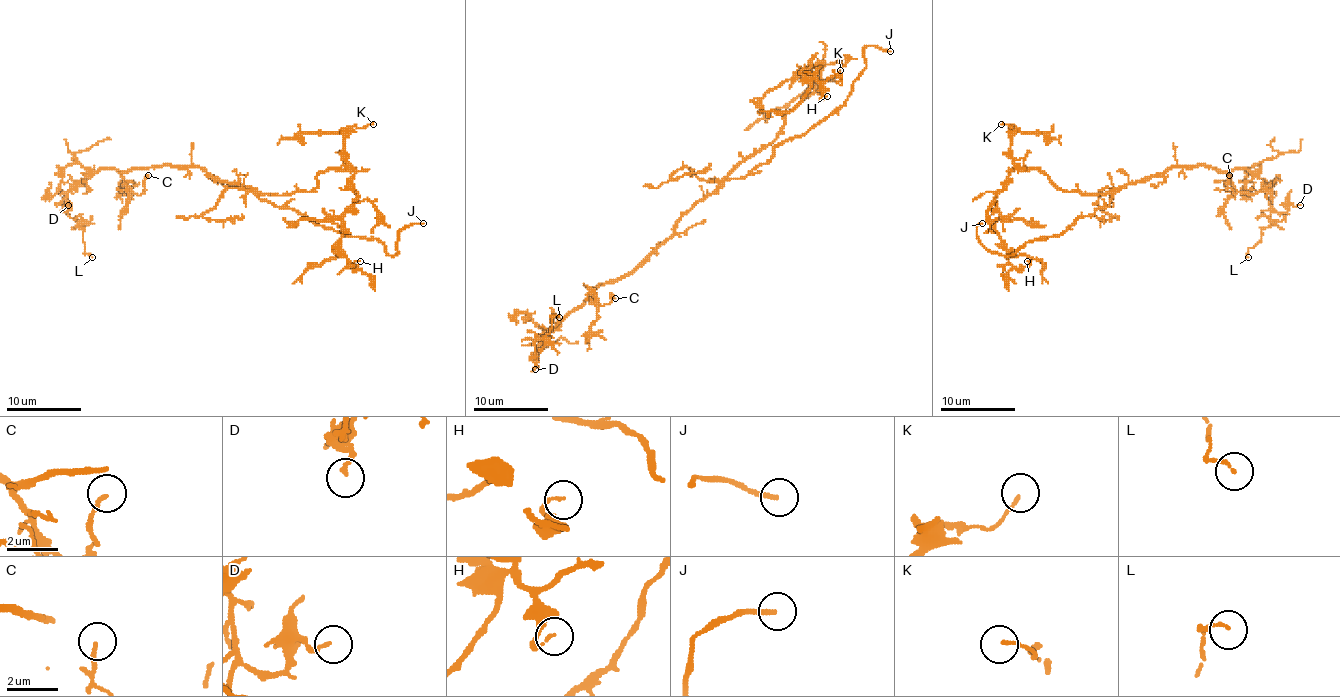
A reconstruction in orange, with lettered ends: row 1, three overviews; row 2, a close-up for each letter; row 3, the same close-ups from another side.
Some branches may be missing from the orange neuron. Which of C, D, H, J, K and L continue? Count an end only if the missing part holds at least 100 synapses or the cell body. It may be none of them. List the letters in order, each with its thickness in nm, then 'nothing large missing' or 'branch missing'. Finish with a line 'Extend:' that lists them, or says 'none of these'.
C: calibre 160 nm; nothing large missing
D: calibre 140 nm; nothing large missing
H: calibre 110 nm; nothing large missing
J: calibre 180 nm; branch missing
K: calibre 110 nm; nothing large missing
L: calibre 110 nm; nothing large missing
Extend: J

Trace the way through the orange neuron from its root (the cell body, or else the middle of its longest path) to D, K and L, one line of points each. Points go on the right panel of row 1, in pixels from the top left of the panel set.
D: (1117, 188), (1158, 177), (1169, 167), (1248, 169), (1265, 182), (1278, 212), (1285, 212), (1289, 205), (1300, 205)
K: (1117, 188), (1091, 195), (1059, 190), (1044, 173), (1029, 169), (1021, 158), (1012, 156), (1014, 130), (1001, 124)
L: (1117, 188), (1158, 177), (1169, 167), (1254, 171), (1270, 192), (1272, 212), (1248, 257)

